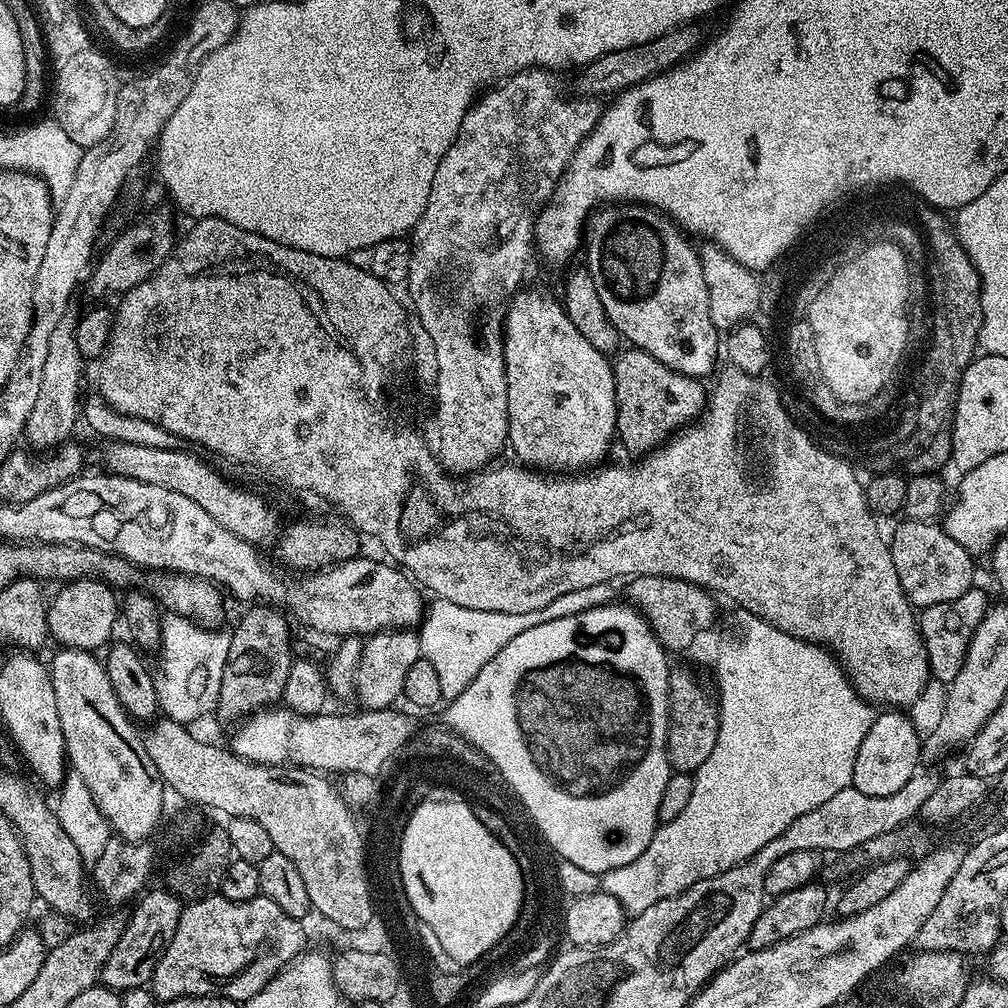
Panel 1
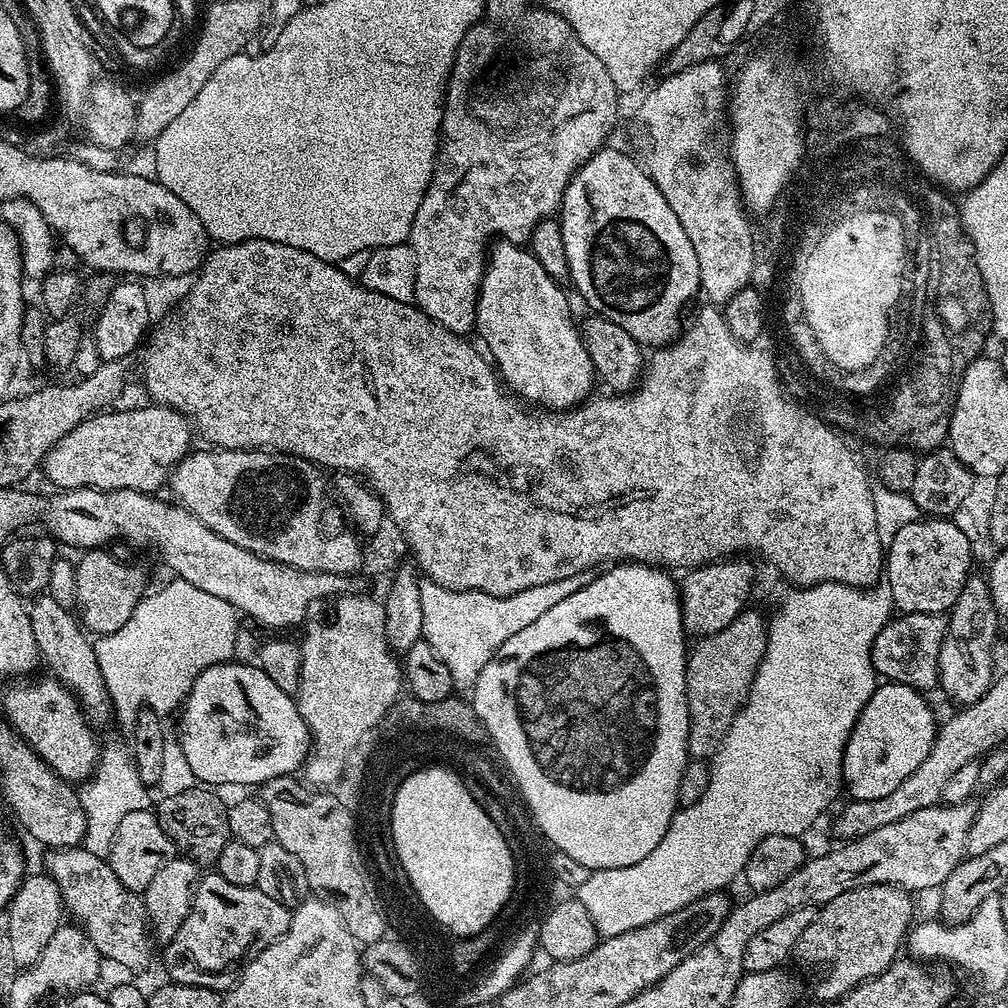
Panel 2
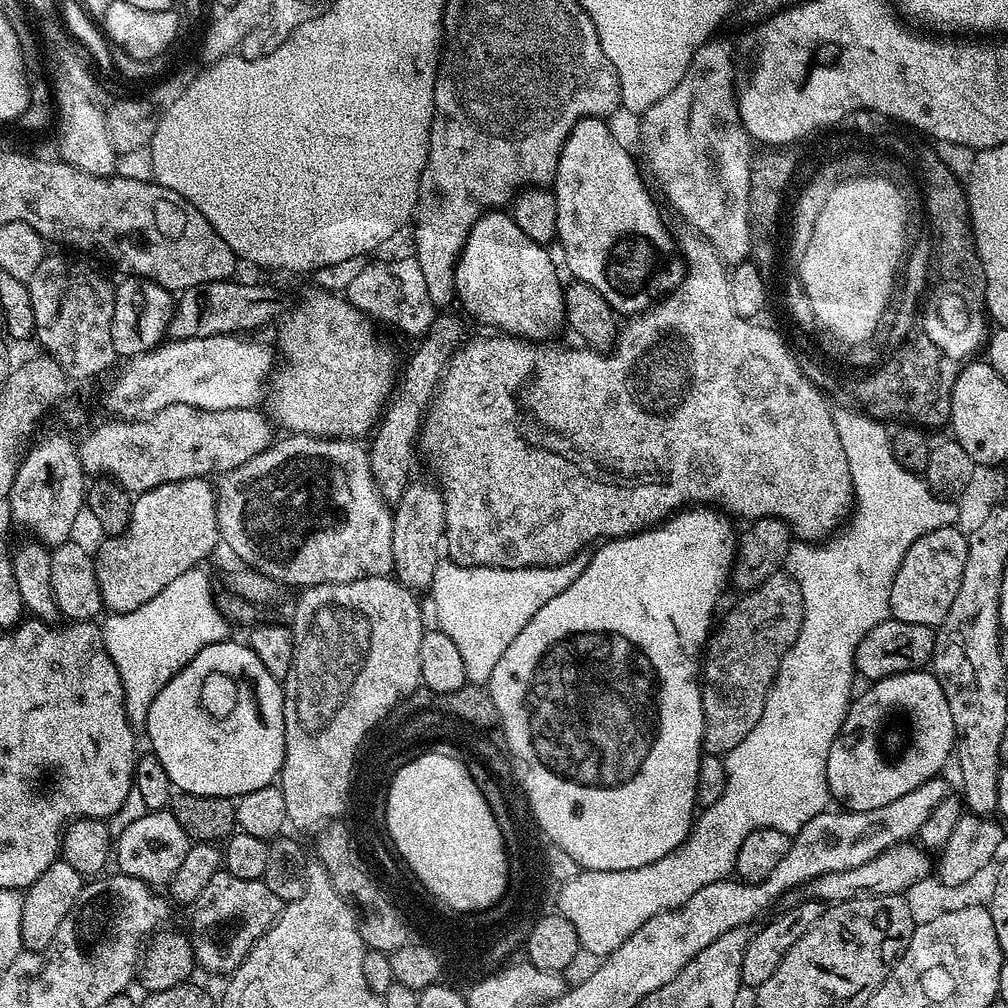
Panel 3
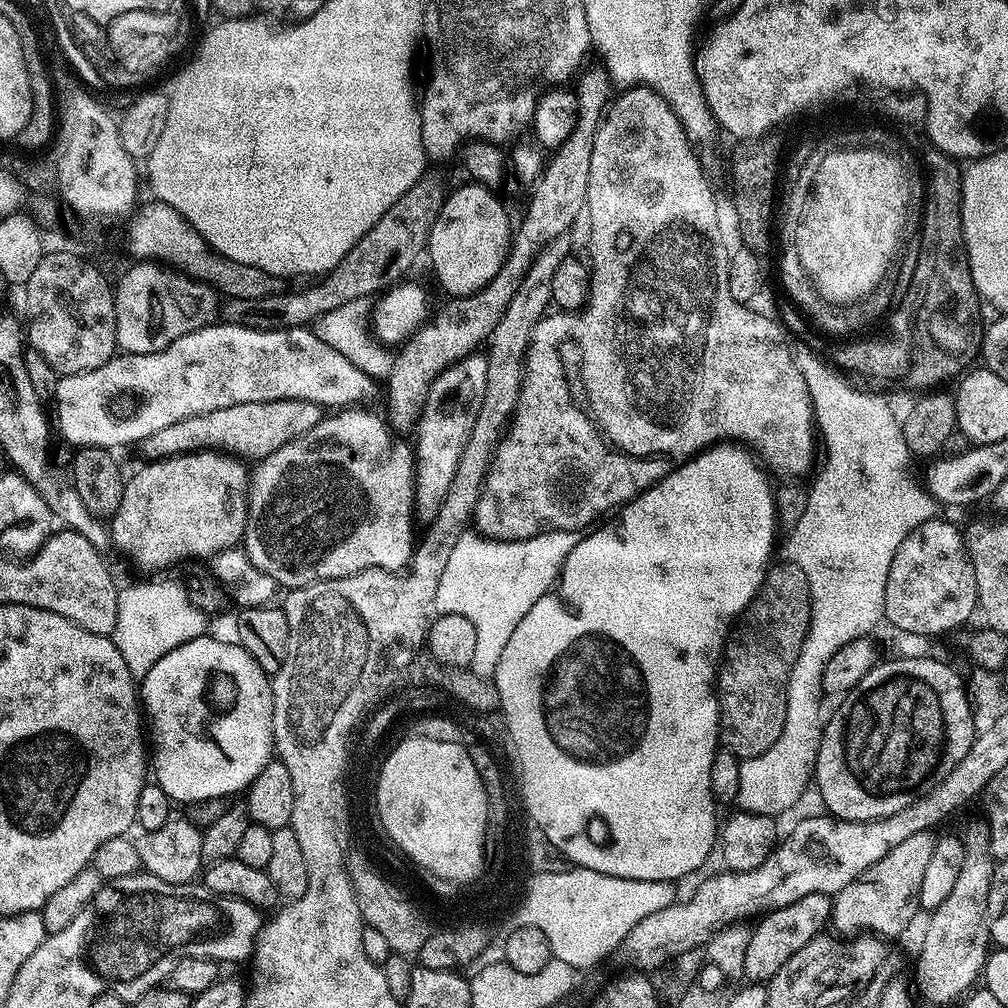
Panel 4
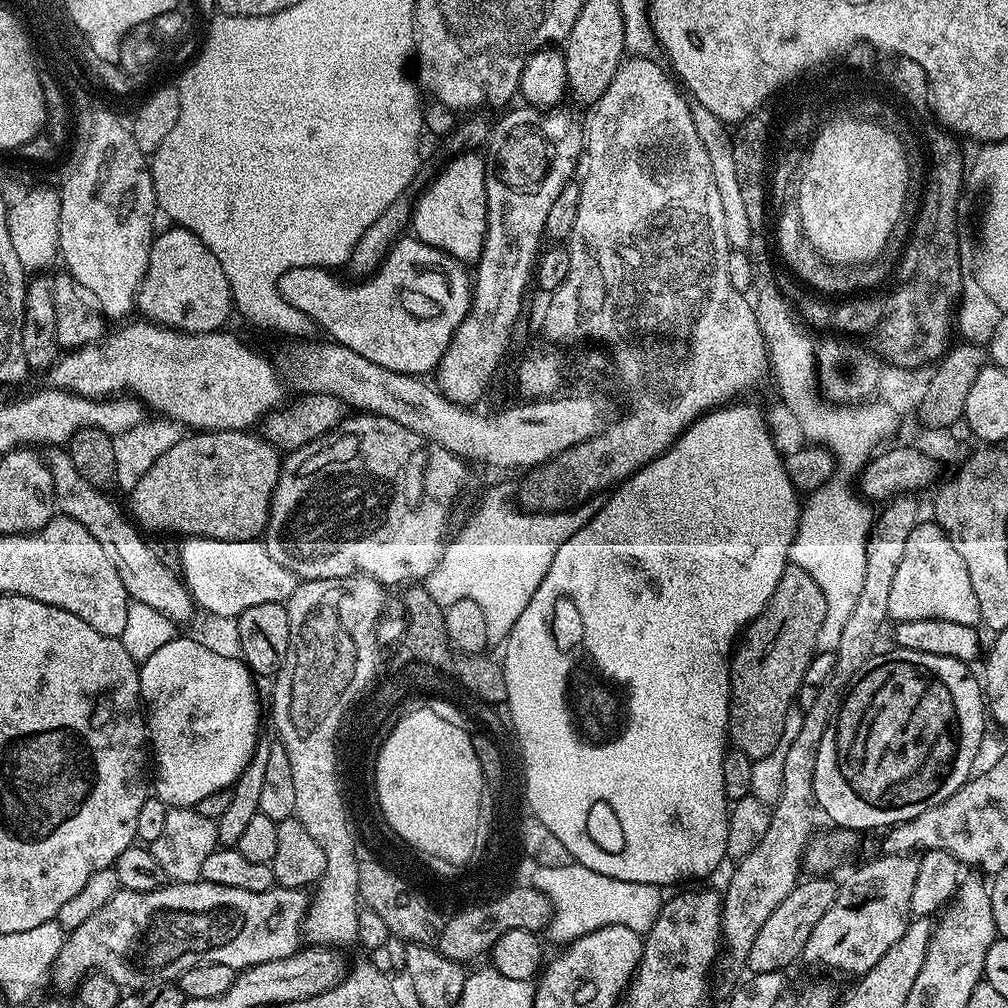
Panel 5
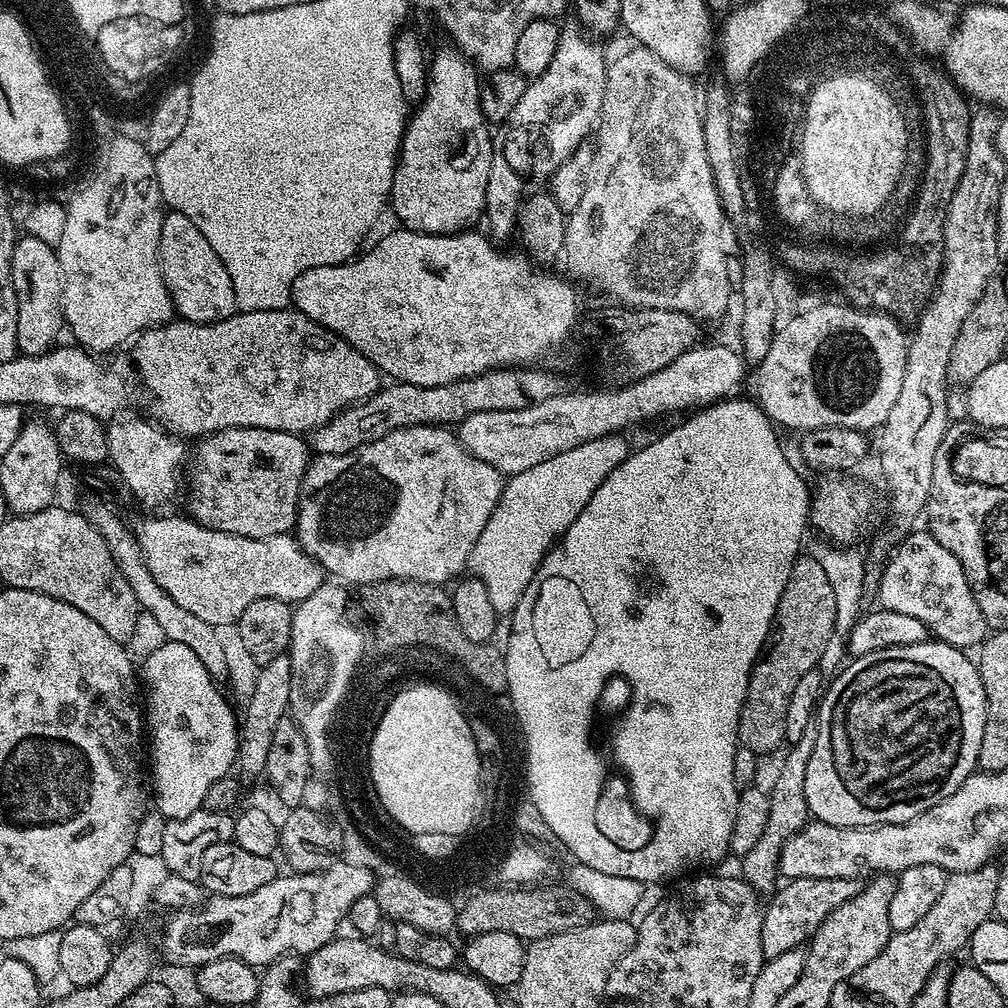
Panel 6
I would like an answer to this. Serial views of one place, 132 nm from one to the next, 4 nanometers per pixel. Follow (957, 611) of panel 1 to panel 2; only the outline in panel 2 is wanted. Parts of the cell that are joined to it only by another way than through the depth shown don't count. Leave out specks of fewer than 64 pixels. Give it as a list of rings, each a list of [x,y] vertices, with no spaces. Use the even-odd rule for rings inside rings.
[[[906,612],[889,619],[888,624],[872,643],[872,668],[877,677],[917,690],[932,687],[935,689],[938,684],[936,663],[947,632],[947,619],[935,612]]]

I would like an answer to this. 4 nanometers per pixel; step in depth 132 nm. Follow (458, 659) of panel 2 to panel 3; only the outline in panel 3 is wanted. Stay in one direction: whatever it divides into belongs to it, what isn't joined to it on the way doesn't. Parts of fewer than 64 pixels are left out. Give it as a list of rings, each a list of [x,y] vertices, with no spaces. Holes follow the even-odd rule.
[[[581,550],[561,564],[541,568],[467,568],[461,564],[441,562],[434,570],[430,589],[432,608],[436,611],[439,631],[450,634],[454,646],[462,654],[466,678],[470,684],[487,685],[498,658],[506,654],[506,646],[518,638],[522,626],[550,602],[562,594],[582,570],[586,570],[589,553]]]

